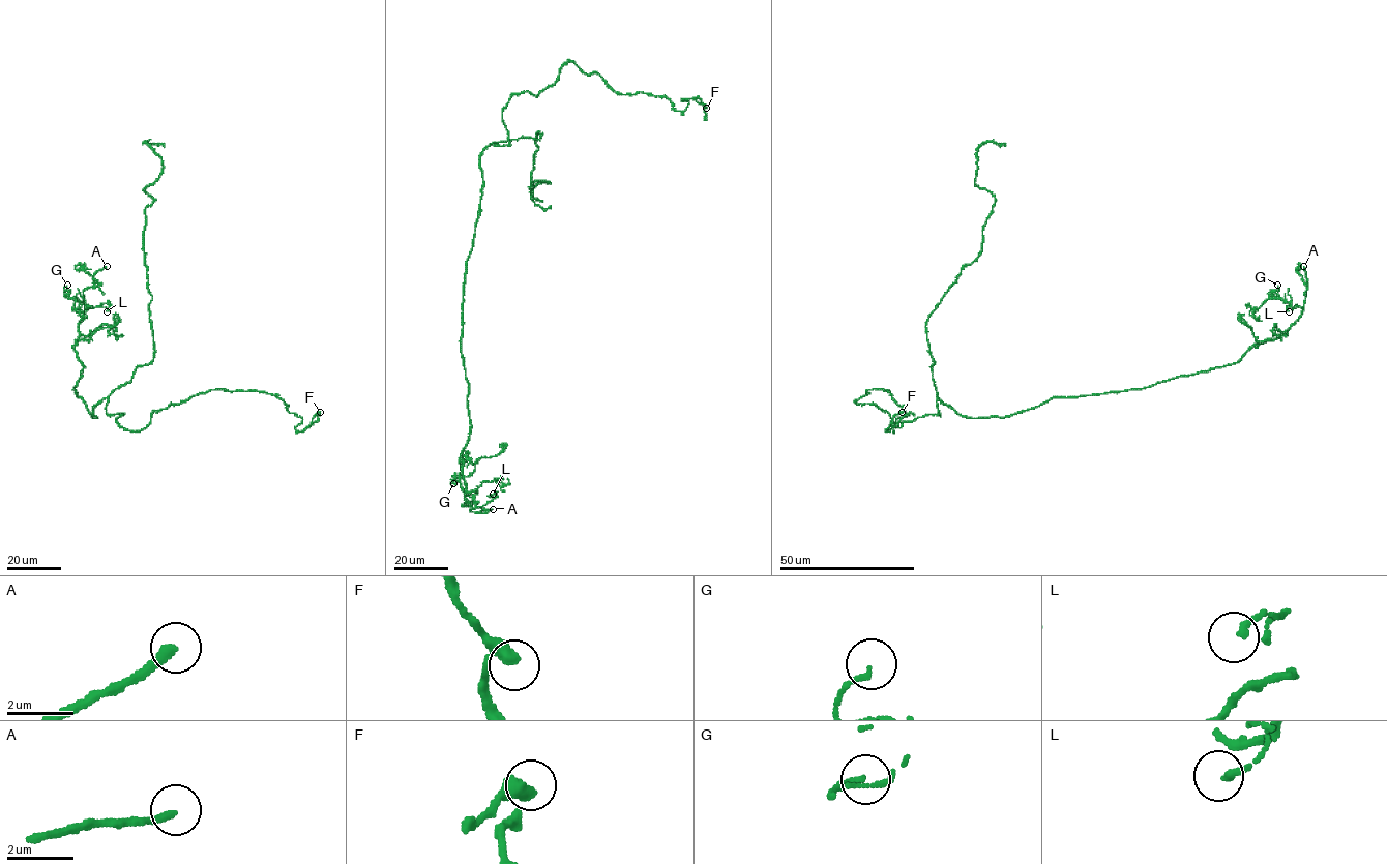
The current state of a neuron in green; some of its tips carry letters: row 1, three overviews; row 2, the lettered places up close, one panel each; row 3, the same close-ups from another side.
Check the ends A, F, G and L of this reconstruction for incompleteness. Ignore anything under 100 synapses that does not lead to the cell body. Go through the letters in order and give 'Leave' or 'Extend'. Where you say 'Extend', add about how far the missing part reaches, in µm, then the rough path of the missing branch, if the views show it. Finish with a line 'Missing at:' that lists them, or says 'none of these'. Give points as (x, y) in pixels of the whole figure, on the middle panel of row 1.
A: Extend. Missing length about 15 µm. Course of what is missing: (493, 509), (502, 503), (500, 496)
F: Leave
G: Leave
L: Leave
Missing at: A

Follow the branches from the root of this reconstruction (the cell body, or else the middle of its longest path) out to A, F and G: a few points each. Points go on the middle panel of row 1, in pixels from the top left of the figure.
A: (483, 181), (464, 286), (461, 351), (469, 386), (470, 430), (461, 457), (470, 511), (493, 509)
F: (483, 181), (482, 151), (509, 144), (508, 99), (537, 96), (568, 61), (616, 92), (706, 108)
G: (483, 181), (461, 340), (470, 420), (463, 476), (465, 499), (474, 507), (458, 476), (453, 483)

